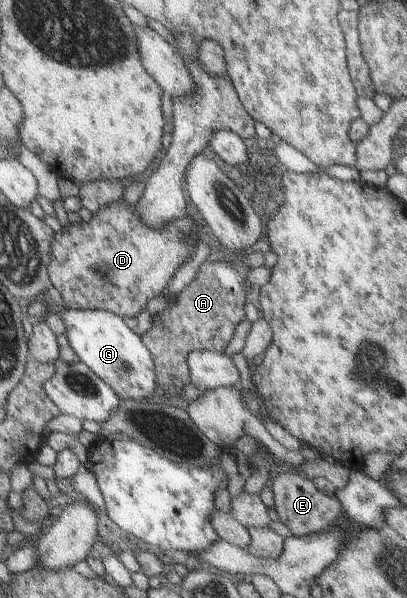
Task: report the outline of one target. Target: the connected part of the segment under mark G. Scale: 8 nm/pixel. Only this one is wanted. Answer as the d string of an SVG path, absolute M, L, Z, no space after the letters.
M62 304L59 312L65 325L65 335L80 357L82 363L95 372L104 382L107 382L121 399L150 399L154 396L157 385L157 368L153 353L145 343L144 338L136 334L130 325L115 312L104 309L75 309Z

